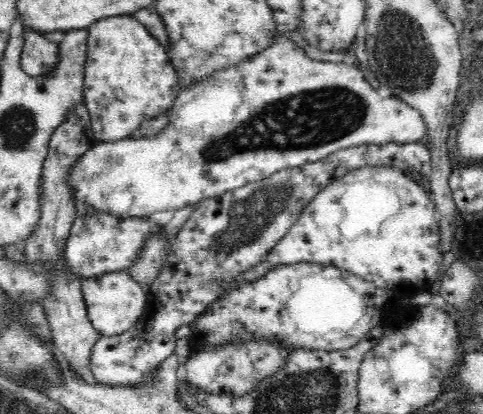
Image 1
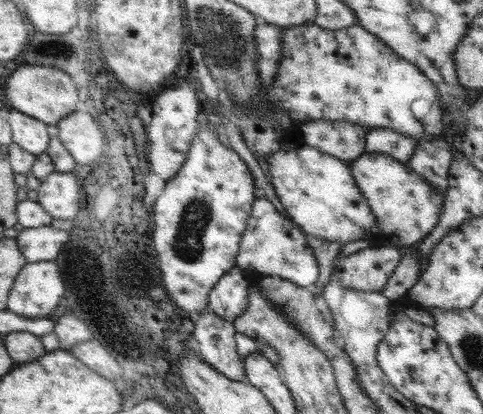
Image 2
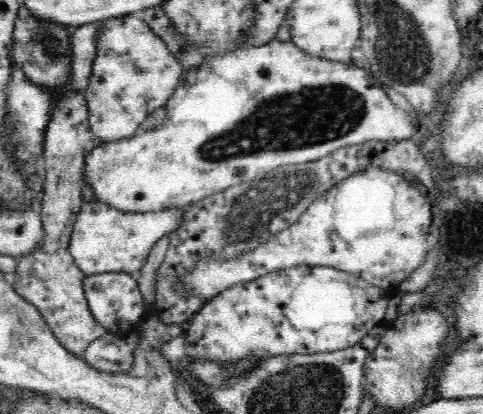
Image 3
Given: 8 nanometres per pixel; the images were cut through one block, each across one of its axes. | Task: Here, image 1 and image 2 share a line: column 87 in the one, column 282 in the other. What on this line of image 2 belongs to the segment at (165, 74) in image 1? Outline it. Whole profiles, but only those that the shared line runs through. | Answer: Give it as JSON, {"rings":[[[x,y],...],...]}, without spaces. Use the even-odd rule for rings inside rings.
{"rings":[[[311,22],[309,26],[287,28],[283,34],[283,50],[277,84],[265,90],[275,106],[289,112],[295,126],[309,120],[349,122],[369,130],[393,130],[415,144],[425,140],[449,144],[443,128],[447,120],[445,104],[439,98],[435,82],[361,26],[355,24],[347,30],[323,30]],[[417,98],[429,102],[429,112],[423,120],[413,118],[409,110],[409,104]]]}

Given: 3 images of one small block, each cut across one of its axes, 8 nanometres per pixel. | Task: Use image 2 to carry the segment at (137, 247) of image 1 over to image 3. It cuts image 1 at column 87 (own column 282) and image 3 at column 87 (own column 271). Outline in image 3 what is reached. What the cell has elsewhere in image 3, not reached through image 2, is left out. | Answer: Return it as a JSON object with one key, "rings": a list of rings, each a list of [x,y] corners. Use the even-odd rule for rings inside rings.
{"rings":[[[100,202],[88,206],[82,204],[82,212],[70,238],[70,254],[86,278],[96,274],[132,274],[138,278],[140,270],[152,254],[152,248],[168,232],[176,232],[180,228],[186,212],[188,210],[182,208],[158,214],[124,214]]]}

